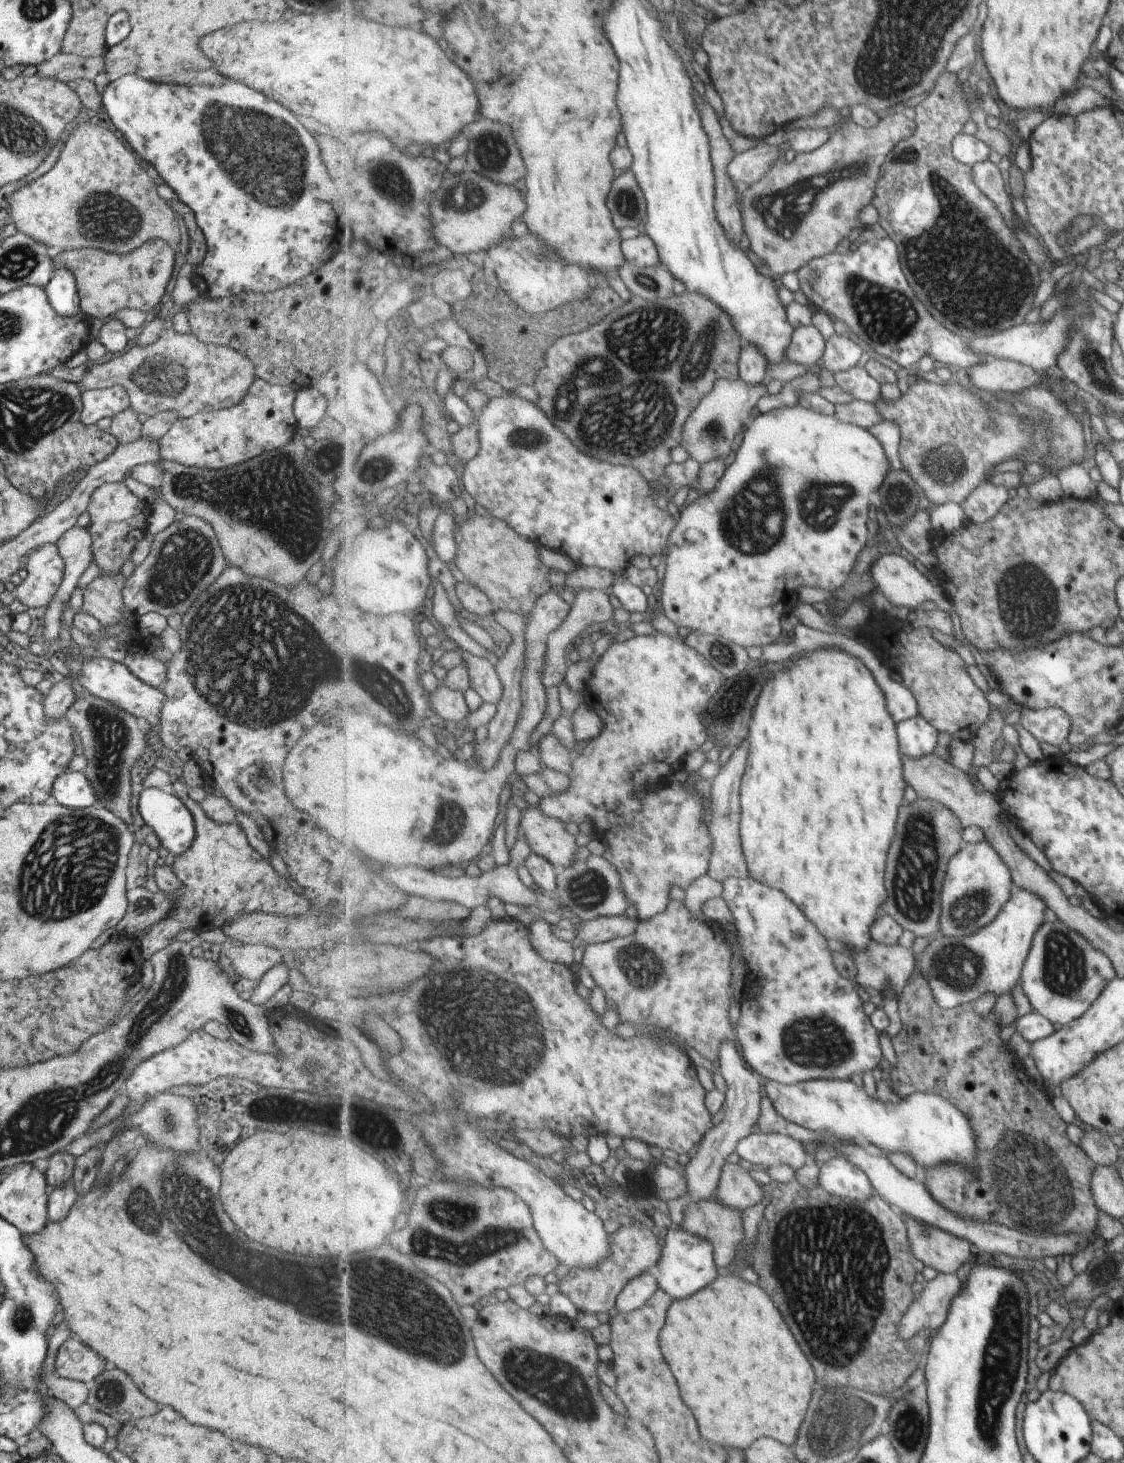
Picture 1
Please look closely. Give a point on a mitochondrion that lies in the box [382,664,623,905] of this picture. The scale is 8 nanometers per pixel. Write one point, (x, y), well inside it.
(448, 813)

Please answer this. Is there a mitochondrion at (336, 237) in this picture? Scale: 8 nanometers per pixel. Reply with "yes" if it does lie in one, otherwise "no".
no

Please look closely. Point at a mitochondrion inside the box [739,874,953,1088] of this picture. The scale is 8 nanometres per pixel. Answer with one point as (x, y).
(821, 1046)

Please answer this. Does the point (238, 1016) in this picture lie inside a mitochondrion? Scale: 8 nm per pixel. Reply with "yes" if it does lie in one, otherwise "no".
yes

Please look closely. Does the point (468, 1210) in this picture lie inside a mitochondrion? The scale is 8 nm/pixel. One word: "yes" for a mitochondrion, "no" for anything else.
yes

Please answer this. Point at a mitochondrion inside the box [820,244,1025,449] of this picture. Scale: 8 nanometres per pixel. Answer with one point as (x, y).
(887, 314)

